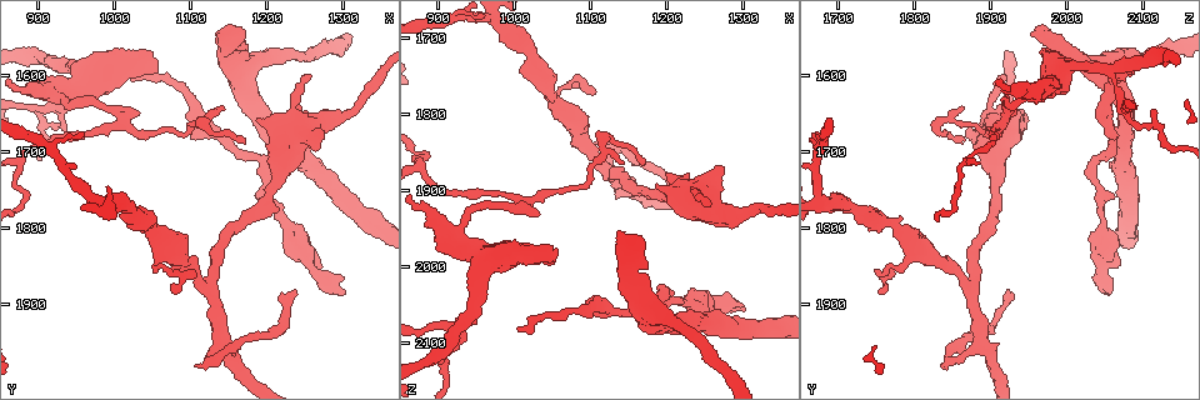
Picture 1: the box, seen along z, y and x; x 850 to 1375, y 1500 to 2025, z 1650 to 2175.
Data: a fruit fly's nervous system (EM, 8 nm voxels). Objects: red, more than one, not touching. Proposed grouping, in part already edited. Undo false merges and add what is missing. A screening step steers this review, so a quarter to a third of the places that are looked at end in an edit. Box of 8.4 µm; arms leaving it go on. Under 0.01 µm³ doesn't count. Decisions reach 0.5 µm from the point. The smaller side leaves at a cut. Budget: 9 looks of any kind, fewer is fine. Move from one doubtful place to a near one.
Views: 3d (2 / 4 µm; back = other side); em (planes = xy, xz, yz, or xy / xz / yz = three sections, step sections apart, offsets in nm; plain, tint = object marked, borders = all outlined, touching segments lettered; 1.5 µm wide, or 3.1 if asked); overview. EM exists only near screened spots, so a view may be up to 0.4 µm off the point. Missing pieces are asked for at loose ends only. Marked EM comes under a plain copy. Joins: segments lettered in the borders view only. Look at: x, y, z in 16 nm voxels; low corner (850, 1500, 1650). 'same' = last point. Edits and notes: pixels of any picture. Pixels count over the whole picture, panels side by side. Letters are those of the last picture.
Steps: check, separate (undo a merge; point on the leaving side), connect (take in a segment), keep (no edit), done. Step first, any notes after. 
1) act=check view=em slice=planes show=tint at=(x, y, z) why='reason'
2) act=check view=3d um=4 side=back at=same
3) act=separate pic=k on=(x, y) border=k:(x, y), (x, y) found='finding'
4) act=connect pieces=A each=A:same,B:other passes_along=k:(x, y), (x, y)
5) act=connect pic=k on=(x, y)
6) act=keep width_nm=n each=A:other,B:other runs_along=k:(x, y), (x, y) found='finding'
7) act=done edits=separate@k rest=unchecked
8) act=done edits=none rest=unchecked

act=check view=em slice=planes show=borders at=(1015, 1660, 1920) why='thin neck'

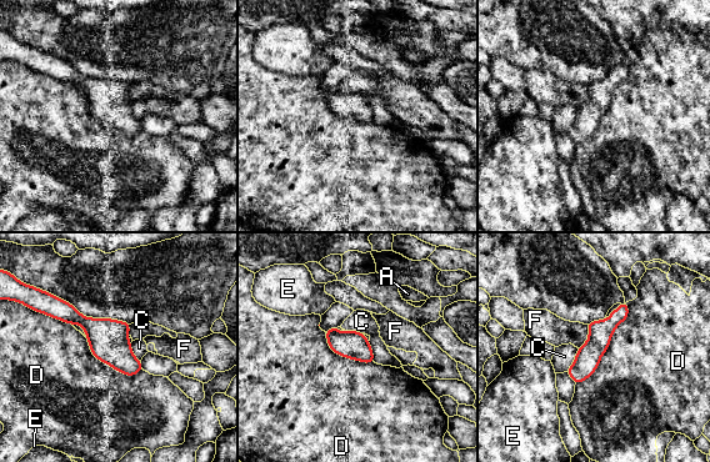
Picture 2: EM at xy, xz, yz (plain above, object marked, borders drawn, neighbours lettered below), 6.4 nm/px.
act=keep each=A:other,C:other,D:other,E:other,F:other border=2:(626, 302), (598, 367), (576, 383) found='all the same neuron'

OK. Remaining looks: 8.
act=check view=3d um=2 at=(930, 1635, 2070) why='branch point'

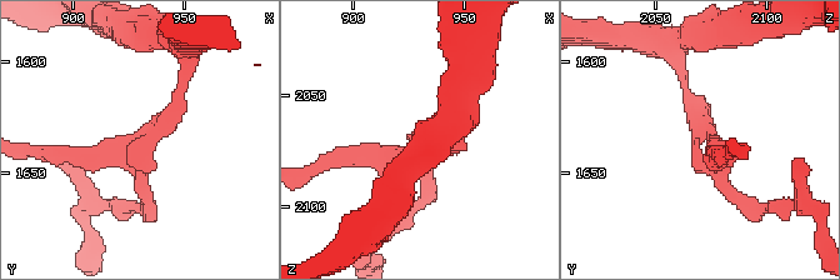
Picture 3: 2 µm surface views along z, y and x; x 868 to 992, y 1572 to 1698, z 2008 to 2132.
act=check view=em slice=planes show=tint at=(929, 1641, 2072) arms=3

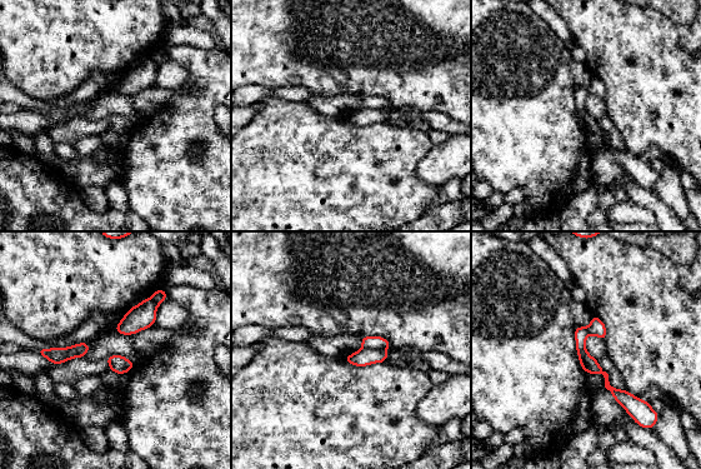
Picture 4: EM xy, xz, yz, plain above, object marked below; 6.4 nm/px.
act=check view=em slice=planes show=borders at=same why='see the neighbours'

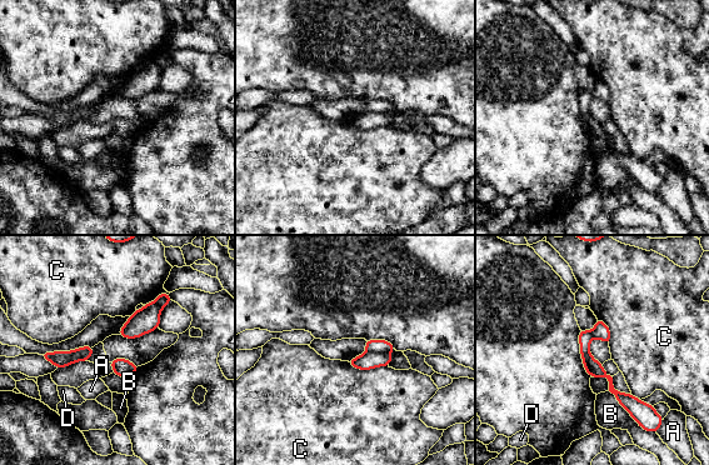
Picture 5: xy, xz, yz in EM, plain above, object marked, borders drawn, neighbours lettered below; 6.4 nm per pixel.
act=separate pic=5 on=(369, 360) longest_contact=B:340nm each=A:other,B:other,C:other,D:other found='a second neuron is stuck on'

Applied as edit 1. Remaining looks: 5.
act=check view=overview why='redraw'

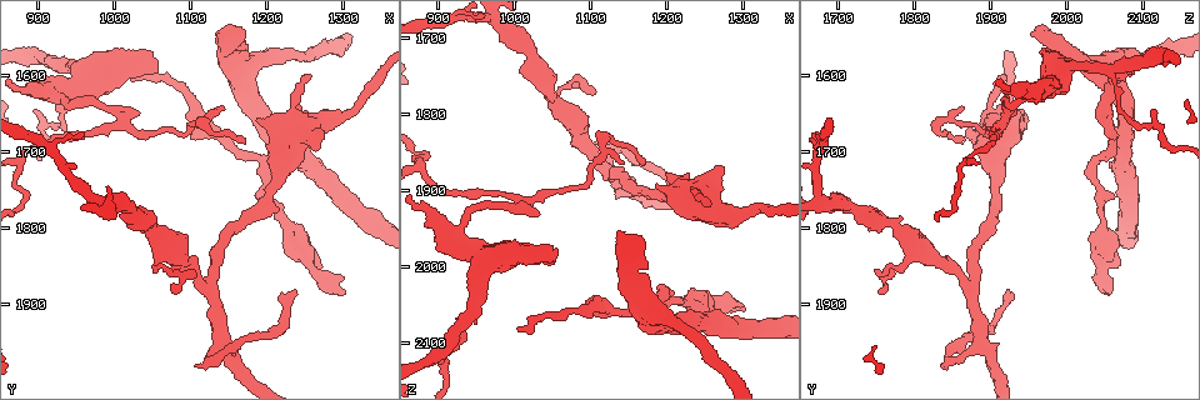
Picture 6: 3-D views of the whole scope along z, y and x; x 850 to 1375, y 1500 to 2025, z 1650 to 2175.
act=check view=3d um=4 at=(1135, 1540, 1955) why='branch stops here'

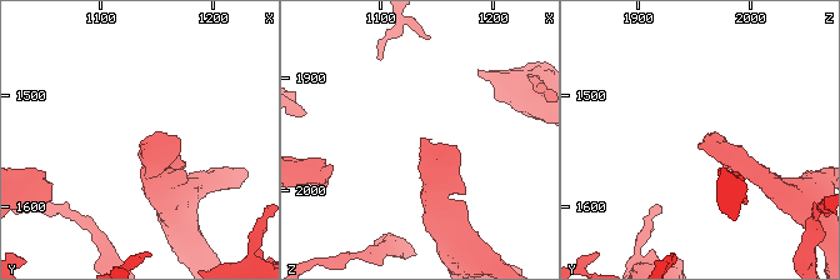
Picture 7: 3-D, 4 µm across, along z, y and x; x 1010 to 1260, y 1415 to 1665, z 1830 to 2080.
act=check view=em slice=xz step=8 show=borders at=(1134, 1542, 1954) why='need the tissue'

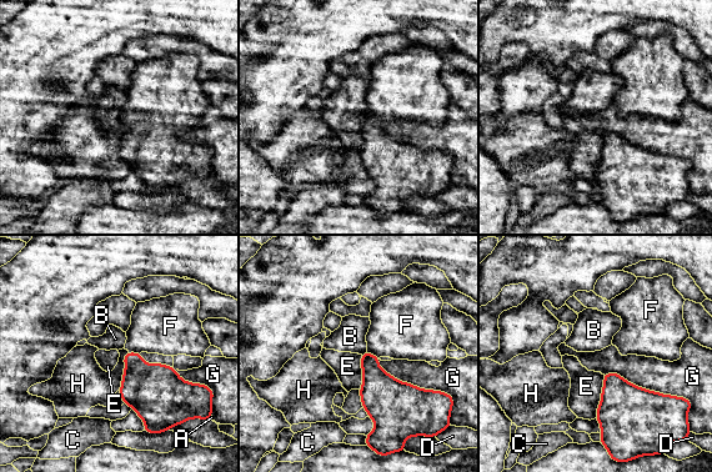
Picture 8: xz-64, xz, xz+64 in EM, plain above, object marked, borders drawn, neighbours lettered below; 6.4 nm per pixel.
act=check view=em slice=planes show=borders at=same why='cut it another way'

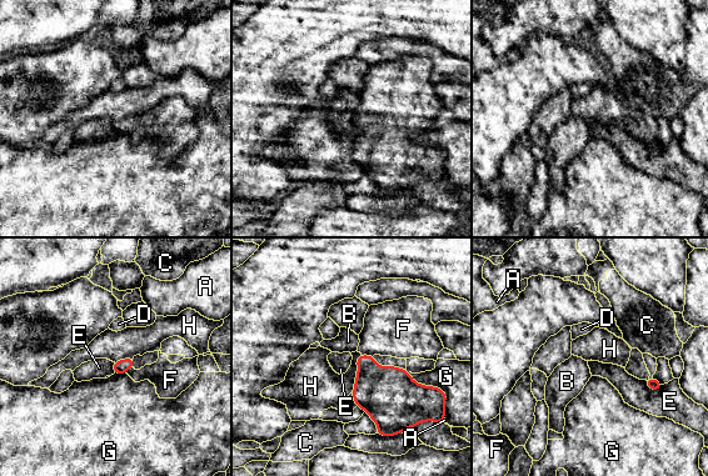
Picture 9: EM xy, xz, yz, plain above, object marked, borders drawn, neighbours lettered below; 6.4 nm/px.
act=connect pieces=F each=A:other,B:other,C:other,D:other,E:other,F:same,G:other,H:other passes_along=9:(379, 391), (365, 355), (394, 329) found='it goes on there'

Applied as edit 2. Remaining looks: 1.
act=done edits=separate@5,connect@9 rest=unchecked

